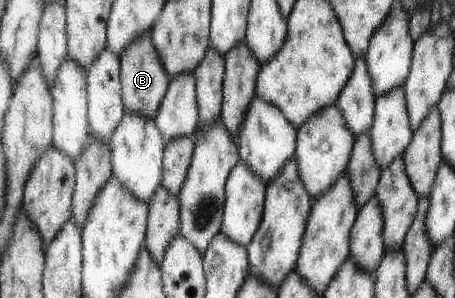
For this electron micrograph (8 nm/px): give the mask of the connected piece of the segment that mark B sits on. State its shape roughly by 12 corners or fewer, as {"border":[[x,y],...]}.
{"border":[[151,32],[119,55],[128,112],[154,119],[168,89]]}

